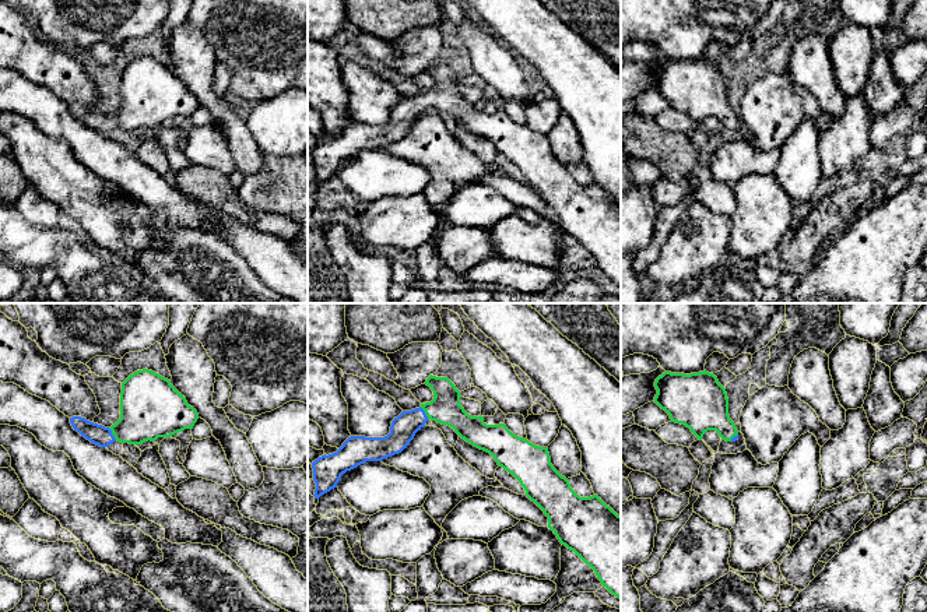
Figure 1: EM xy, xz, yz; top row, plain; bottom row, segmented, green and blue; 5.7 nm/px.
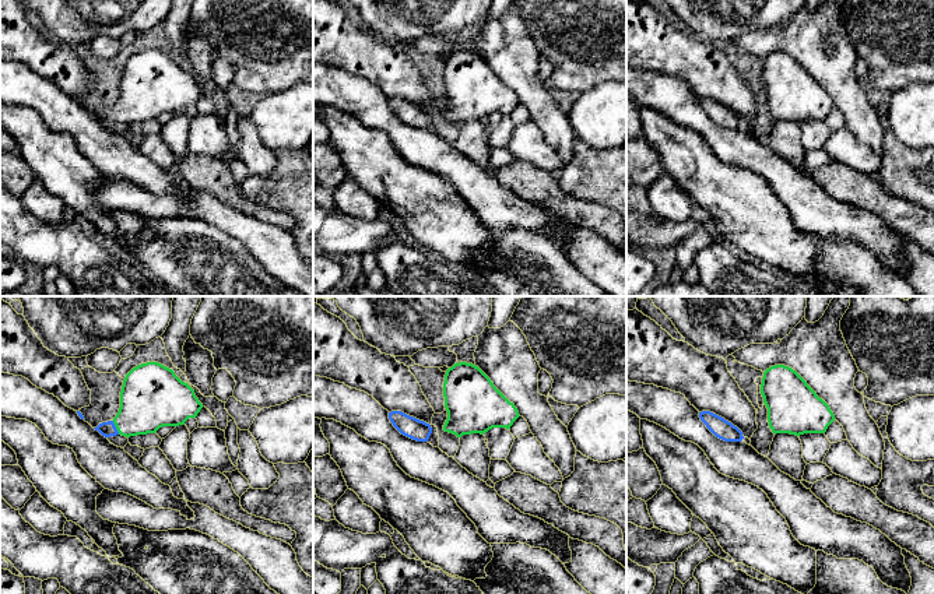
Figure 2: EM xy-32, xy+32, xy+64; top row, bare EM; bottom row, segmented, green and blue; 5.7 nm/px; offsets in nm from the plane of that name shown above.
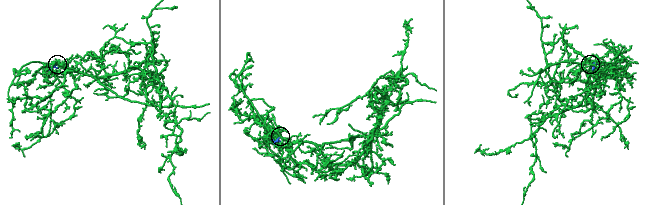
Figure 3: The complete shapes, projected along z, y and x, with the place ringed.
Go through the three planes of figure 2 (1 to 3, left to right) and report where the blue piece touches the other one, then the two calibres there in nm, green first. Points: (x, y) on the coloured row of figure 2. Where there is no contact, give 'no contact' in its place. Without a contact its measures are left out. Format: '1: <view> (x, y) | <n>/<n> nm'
1: xy-32 (116, 428) | 340/90 nm
2: no contact
3: no contact

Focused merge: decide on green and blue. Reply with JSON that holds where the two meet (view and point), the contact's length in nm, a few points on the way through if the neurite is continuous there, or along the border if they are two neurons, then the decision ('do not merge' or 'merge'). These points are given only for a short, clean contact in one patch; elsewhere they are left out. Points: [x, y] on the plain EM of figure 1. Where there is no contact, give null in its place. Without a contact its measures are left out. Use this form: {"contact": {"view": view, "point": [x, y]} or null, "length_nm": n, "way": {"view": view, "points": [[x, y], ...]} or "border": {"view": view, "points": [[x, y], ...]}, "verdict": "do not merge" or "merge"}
{"contact": {"view": "xy", "point": [112, 120]}, "length_nm": 90, "way": {"view": "xy", "points": [[148, 97], [129, 116], [112, 120], [102, 123]]}, "verdict": "merge"}

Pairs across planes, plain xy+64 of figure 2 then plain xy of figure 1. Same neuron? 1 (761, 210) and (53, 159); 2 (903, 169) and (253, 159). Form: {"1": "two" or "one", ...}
{"1": "one", "2": "two"}

